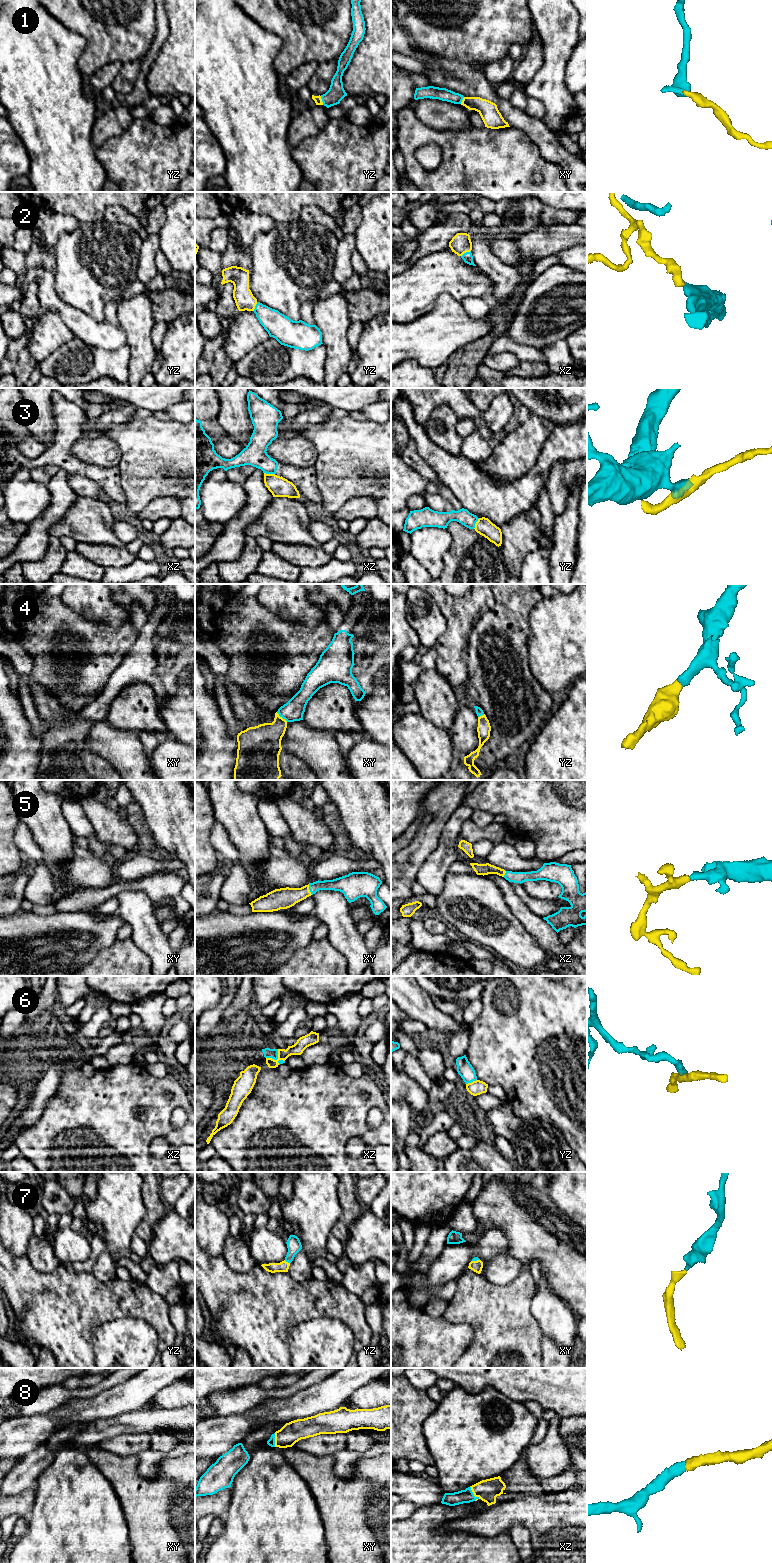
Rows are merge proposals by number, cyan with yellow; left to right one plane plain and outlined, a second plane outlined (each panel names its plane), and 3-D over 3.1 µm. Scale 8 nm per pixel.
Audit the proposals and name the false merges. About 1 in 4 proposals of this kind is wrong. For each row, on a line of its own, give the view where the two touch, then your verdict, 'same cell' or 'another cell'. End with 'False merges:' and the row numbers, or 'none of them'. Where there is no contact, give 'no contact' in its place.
1: contact in yz; another cell
2: contact in xz; same cell
3: contact in xz; another cell
4: contact in xy; same cell
5: contact in xy; same cell
6: contact in xz; another cell
7: contact in yz; same cell
8: contact in xz; same cell
False merges: 1, 3, 6

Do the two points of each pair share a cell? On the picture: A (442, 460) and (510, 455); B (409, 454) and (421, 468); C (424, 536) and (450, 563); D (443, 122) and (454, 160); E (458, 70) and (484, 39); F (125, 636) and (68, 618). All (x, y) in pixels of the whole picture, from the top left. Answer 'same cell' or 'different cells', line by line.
A: different cells
B: same cell
C: different cells
D: different cells
E: different cells
F: same cell

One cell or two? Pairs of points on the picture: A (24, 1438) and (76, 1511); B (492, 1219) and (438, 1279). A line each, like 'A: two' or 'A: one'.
A: two
B: two

